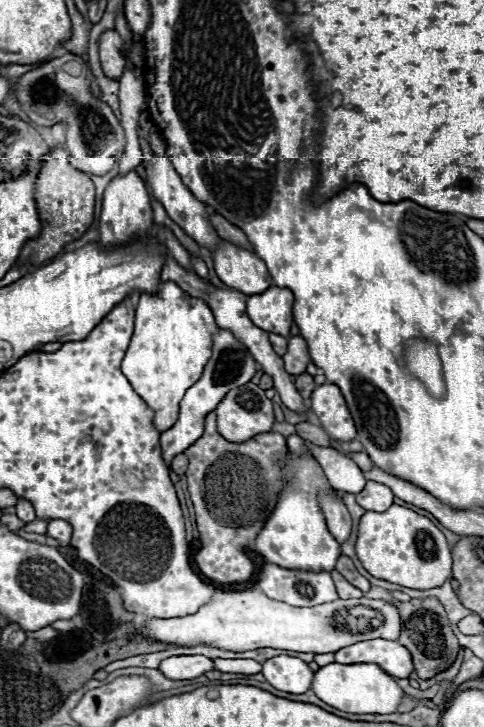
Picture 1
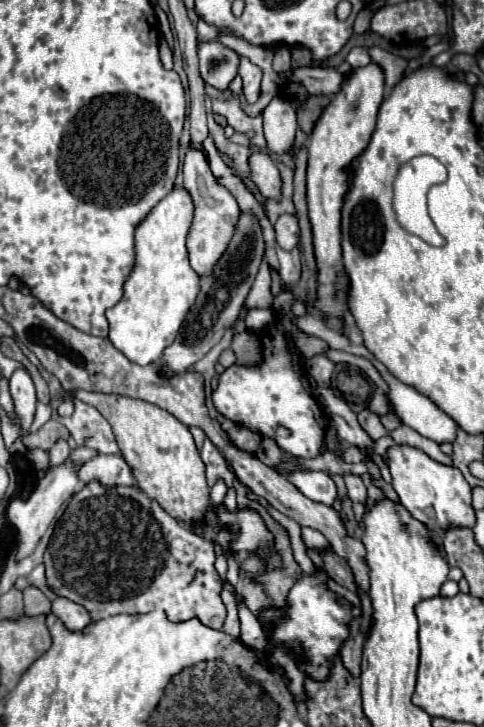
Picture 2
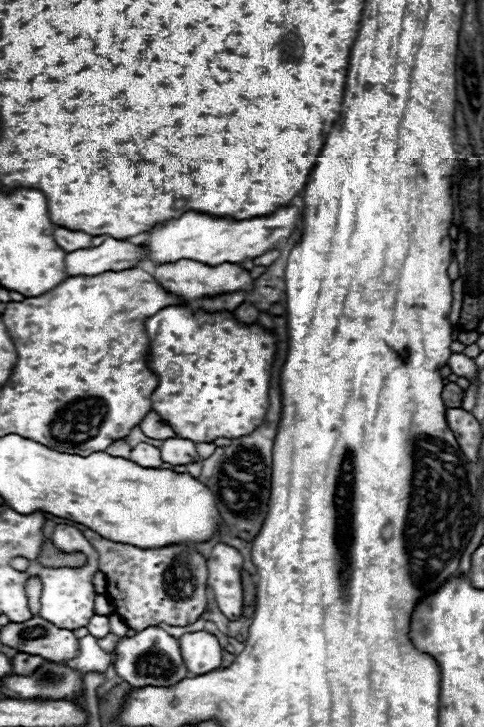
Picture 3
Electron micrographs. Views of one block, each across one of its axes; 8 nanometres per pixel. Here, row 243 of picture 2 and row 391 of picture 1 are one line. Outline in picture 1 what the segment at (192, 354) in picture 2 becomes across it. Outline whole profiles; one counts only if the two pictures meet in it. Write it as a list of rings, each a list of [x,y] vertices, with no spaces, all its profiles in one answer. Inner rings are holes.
[[[252,382],[238,386],[226,394],[226,398],[216,408],[218,414],[218,430],[230,442],[244,442],[258,434],[266,434],[274,424],[274,404],[264,396],[264,390]]]

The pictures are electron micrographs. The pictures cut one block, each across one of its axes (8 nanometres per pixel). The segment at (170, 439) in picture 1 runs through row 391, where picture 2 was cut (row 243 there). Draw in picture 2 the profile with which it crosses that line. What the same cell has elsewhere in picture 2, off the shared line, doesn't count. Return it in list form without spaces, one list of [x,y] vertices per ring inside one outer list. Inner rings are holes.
[[[192,144],[188,146],[182,170],[184,170],[184,186],[192,194],[192,200],[196,206],[194,222],[186,244],[190,252],[190,266],[198,276],[208,276],[216,260],[220,260],[220,256],[224,256],[224,252],[228,250],[228,244],[236,232],[236,220],[240,218],[240,208],[236,198],[224,186],[216,184],[202,148],[192,148]]]

